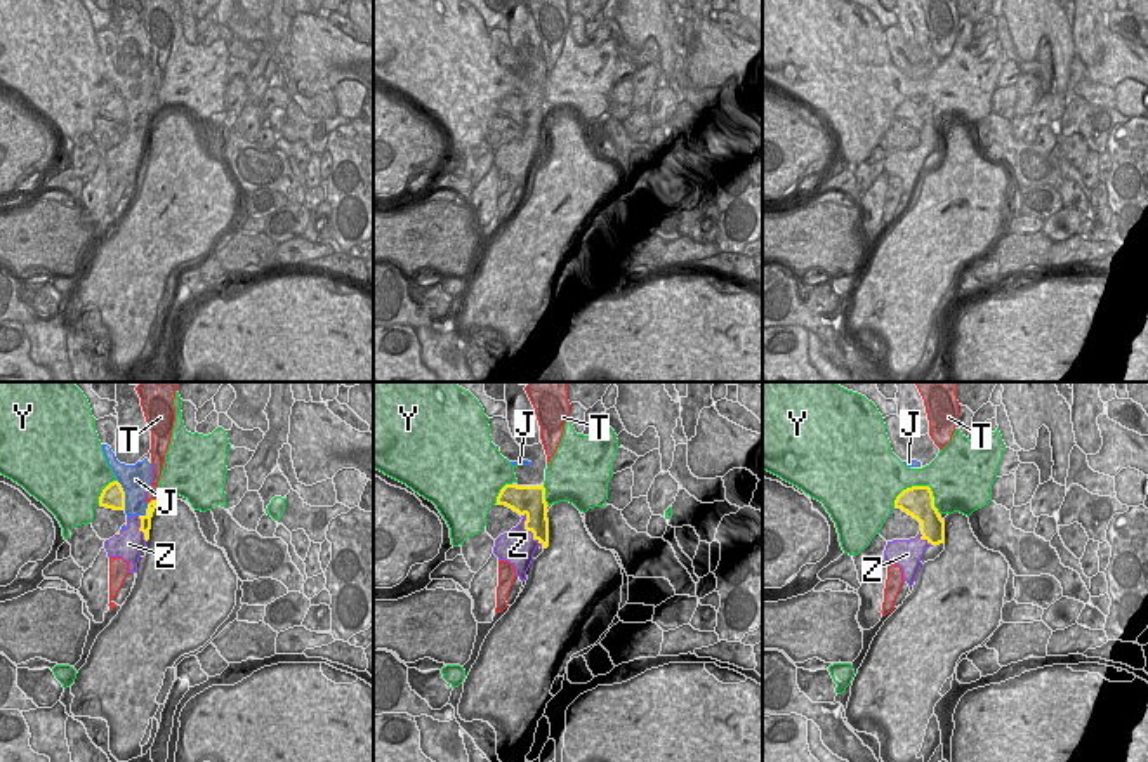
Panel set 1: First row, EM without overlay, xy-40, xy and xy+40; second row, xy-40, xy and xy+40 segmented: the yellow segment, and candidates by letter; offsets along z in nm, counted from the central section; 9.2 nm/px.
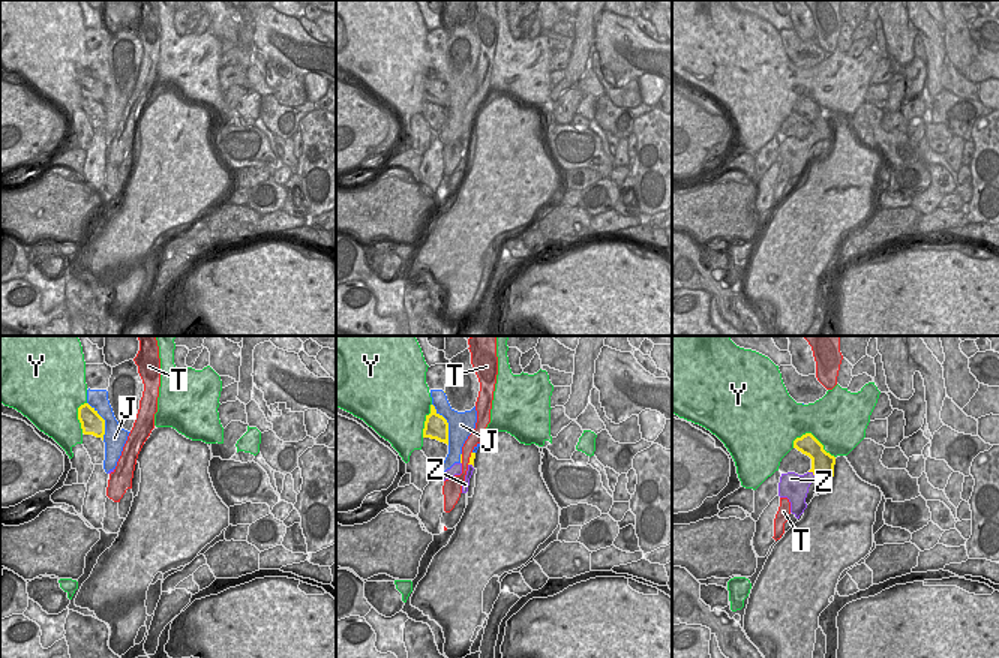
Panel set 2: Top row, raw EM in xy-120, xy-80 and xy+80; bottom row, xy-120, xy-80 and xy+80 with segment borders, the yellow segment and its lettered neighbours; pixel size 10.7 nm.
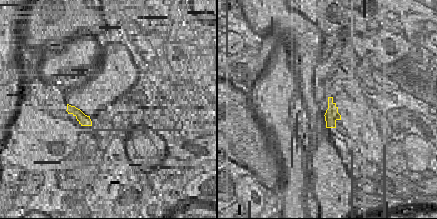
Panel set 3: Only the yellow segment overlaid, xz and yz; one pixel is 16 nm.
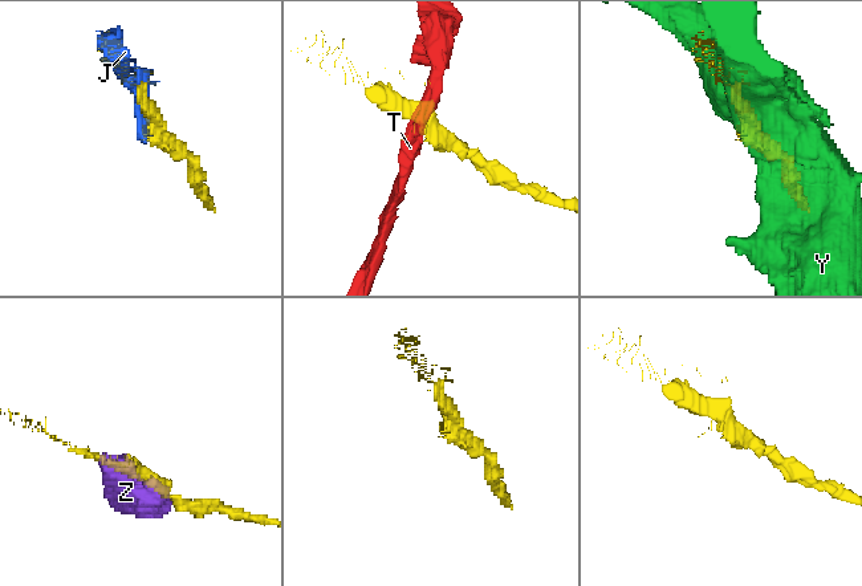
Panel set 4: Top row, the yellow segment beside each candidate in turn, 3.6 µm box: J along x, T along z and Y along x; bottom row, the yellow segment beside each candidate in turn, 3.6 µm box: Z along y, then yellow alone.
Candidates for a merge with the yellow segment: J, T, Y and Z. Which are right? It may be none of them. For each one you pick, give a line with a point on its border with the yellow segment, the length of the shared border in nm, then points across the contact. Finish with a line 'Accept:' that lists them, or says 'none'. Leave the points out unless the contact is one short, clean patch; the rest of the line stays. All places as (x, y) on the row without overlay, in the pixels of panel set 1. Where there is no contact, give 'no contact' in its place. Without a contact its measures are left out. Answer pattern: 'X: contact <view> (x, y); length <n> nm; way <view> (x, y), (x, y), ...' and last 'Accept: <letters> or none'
J: contact xy-40 (124, 106); length 280 nm
Accept: J

